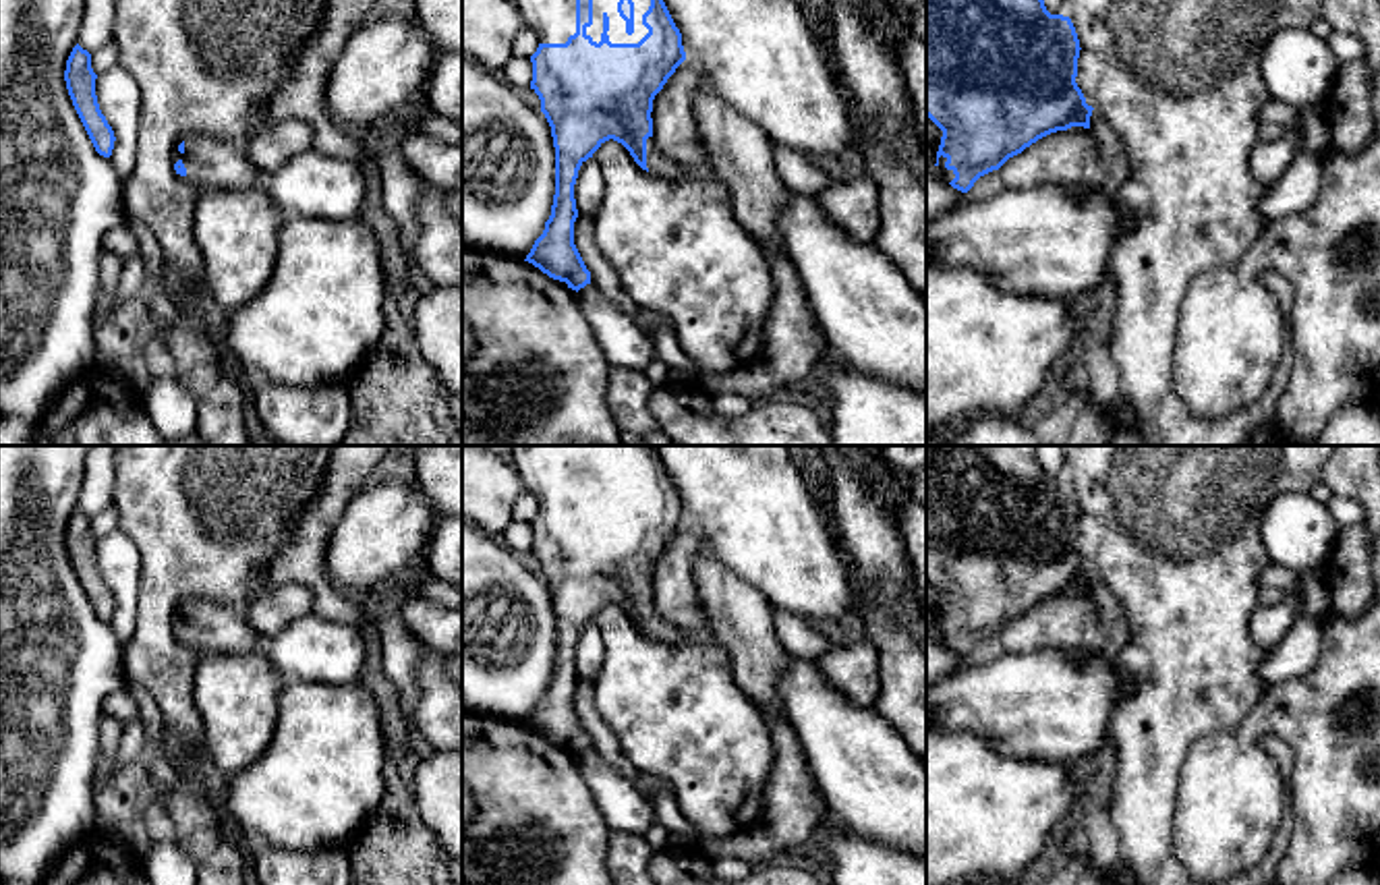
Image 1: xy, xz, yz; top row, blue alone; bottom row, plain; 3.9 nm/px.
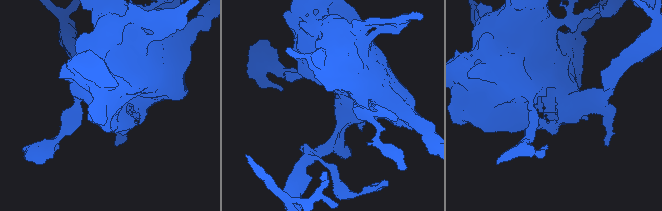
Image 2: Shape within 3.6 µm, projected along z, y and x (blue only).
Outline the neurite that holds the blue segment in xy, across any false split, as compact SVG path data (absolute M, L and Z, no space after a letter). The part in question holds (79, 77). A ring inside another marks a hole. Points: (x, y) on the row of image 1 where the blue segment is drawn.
M77 44L66 60L66 89L95 151L110 158L116 137L99 110L95 79L97 75L91 68L91 54Z

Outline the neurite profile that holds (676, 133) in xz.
M686 58L655 95L651 112L657 147L667 158L692 168L705 168L709 162L694 112L700 81L702 70Z

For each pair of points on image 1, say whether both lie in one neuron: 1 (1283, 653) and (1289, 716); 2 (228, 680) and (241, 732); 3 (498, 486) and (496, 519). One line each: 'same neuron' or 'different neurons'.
1: different neurons
2: same neuron
3: same neuron

